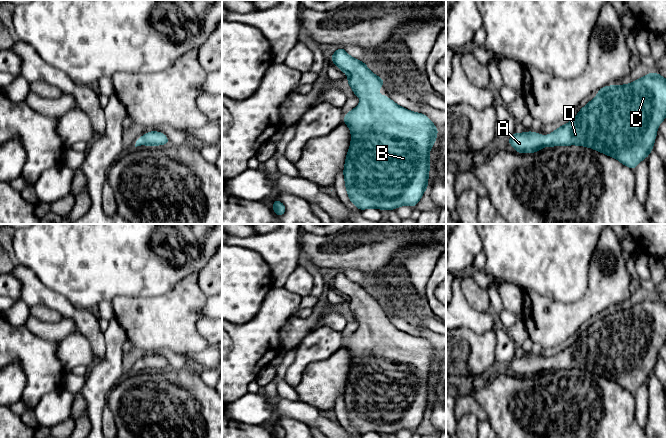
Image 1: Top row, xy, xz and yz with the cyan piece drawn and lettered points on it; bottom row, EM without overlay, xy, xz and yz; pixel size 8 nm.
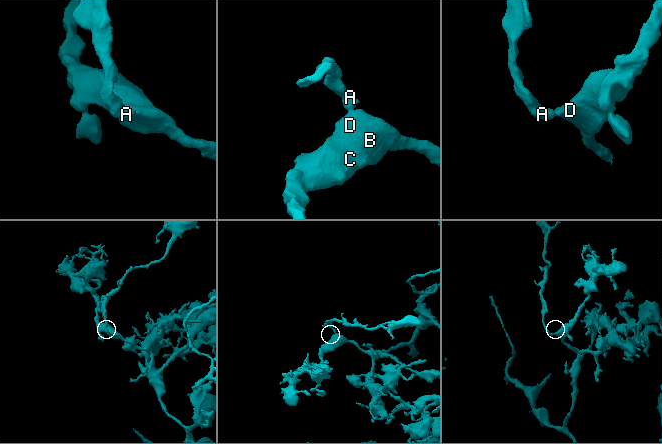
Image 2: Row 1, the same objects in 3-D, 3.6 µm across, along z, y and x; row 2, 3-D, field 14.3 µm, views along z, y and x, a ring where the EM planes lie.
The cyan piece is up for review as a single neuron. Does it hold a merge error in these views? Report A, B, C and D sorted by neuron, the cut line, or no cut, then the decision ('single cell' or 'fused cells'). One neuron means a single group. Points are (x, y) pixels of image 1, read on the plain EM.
groups A B C D; cut none; single cell

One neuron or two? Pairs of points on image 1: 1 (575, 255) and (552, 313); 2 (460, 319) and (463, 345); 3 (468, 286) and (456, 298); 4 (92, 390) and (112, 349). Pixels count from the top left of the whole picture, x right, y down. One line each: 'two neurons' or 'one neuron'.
1: two neurons
2: two neurons
3: two neurons
4: one neuron

